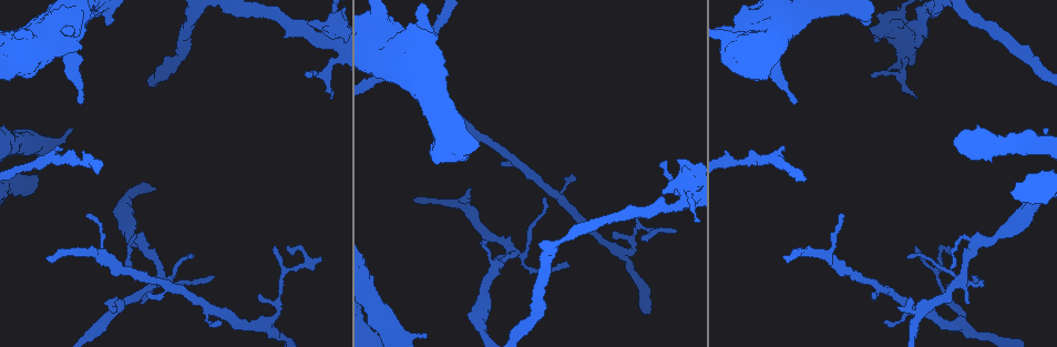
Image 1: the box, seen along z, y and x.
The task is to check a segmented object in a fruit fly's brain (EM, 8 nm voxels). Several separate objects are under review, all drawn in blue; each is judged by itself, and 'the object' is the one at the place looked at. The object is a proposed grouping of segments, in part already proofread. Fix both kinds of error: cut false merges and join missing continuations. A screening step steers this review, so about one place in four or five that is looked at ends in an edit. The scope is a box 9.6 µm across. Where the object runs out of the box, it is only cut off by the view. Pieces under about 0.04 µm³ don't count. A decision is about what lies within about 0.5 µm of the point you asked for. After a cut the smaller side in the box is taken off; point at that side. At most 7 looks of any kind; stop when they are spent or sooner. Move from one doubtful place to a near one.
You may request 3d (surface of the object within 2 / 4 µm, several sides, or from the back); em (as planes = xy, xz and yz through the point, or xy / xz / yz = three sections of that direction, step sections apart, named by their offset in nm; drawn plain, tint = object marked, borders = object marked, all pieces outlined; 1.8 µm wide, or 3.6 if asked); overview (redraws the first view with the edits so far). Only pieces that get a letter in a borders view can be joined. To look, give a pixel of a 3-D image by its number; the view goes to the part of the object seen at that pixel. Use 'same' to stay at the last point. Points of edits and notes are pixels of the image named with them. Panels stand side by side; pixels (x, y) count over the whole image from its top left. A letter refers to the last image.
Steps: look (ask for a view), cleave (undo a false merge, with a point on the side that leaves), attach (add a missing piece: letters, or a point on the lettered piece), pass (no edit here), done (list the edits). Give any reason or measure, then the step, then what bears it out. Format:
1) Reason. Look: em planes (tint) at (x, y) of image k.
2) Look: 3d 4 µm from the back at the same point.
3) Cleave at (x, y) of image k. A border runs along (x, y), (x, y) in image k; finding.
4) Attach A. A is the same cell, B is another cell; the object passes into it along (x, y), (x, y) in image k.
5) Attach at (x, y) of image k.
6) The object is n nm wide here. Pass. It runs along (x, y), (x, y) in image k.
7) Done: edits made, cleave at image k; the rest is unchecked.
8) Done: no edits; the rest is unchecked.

Branch stops here. Look: em yz step 8 (tint) at (130, 265) of image 1.

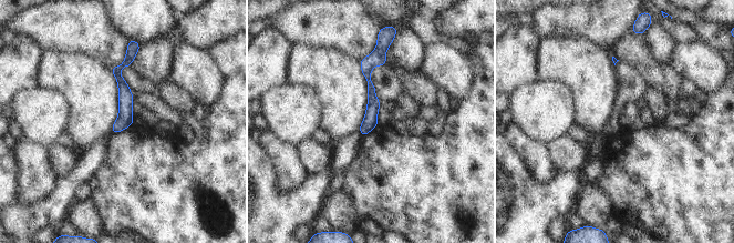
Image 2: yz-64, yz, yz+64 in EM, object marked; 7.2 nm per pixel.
Look: em planes (borders) at the same point.

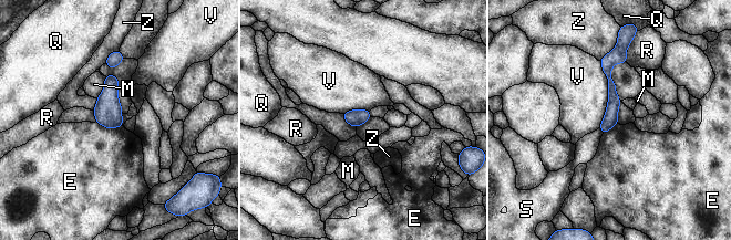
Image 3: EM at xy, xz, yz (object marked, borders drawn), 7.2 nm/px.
The object is 100 nm wide here. Pass. E, M, Q, R, S, V and Z are other cells; a border runs along (600, 61), (608, 103), (598, 127) in image 3; no lettered piece goes on from it.

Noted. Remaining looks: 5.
Free end. Look: 3d 4 µm at (260, 296) of image 1.

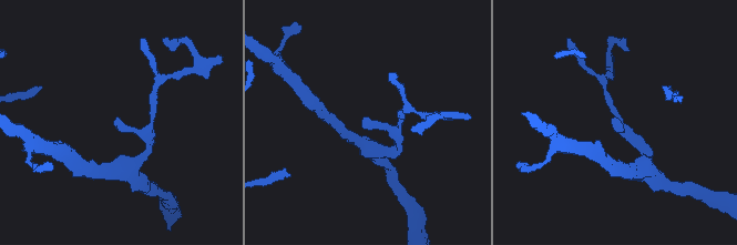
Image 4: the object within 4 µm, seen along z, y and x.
Look: em planes (tint) at (617, 120) of image 4.

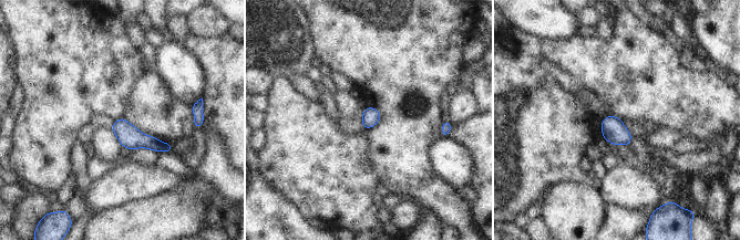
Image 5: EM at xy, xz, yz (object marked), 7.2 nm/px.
Look: em planes (borders) at the same point.

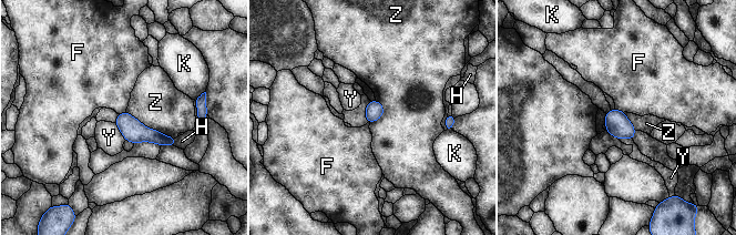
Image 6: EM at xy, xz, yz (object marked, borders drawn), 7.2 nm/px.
Pass. F, H, K, Y and Z are other cells; it runs along (119, 121), (135, 132), (172, 141) in image 6; no lettered piece goes on from it.

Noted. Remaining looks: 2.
Free end. Look: em planes (borders) at (785, 256) of image 1.

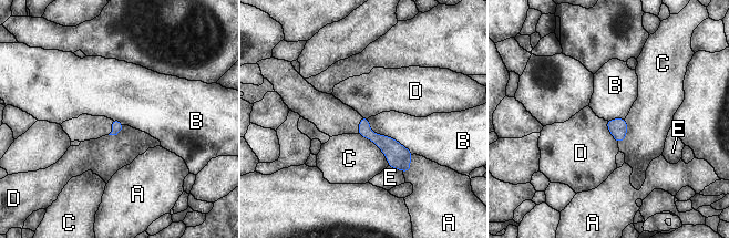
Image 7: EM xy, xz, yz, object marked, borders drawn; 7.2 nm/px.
Pass. A, B, C, D and E are other cells; none of them fits.

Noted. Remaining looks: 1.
Done: no edits; the rest is unchecked.

